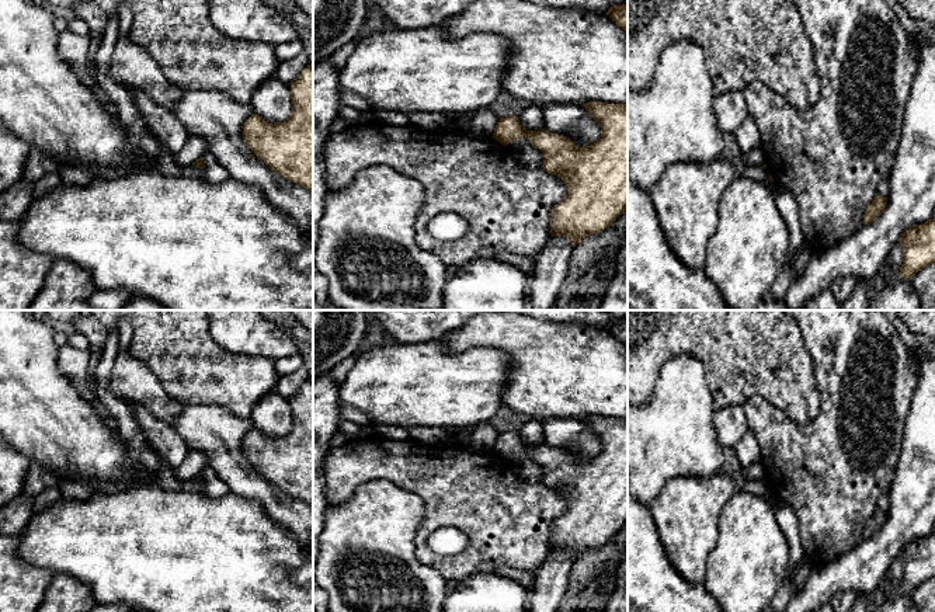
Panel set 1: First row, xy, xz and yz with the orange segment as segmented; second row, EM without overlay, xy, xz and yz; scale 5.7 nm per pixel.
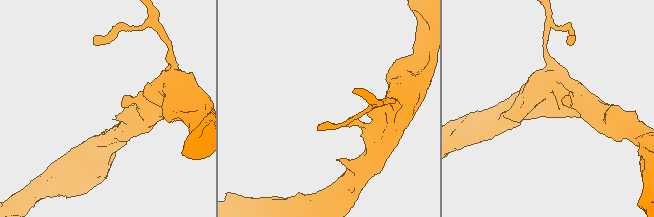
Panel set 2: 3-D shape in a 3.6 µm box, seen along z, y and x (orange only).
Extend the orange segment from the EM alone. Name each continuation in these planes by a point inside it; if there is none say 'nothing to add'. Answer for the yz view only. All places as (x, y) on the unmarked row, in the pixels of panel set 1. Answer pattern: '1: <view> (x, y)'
nothing to add

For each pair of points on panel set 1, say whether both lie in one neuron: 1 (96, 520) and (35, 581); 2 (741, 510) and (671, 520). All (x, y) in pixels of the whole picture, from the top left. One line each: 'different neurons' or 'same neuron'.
1: different neurons
2: different neurons

